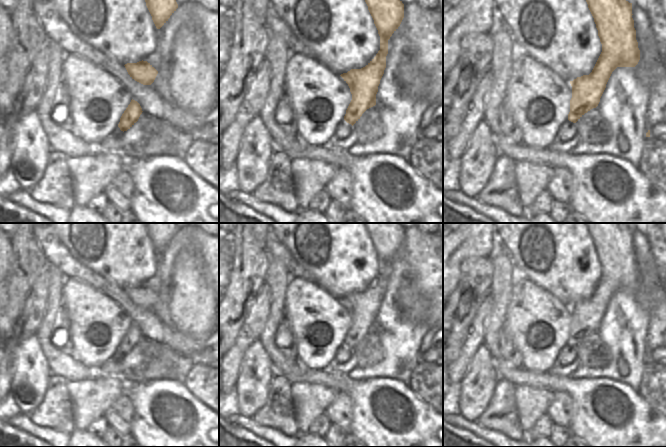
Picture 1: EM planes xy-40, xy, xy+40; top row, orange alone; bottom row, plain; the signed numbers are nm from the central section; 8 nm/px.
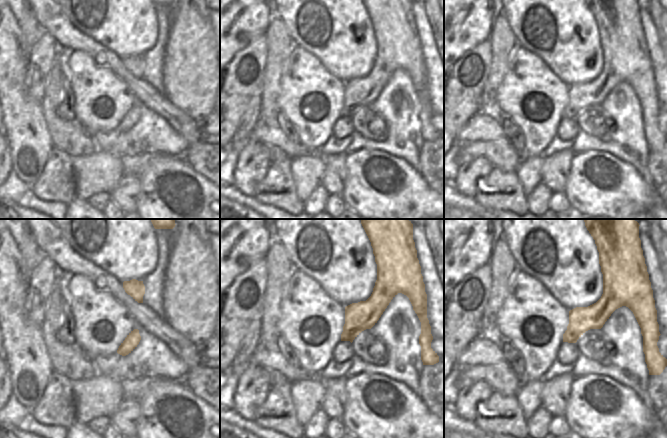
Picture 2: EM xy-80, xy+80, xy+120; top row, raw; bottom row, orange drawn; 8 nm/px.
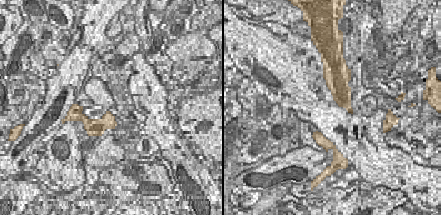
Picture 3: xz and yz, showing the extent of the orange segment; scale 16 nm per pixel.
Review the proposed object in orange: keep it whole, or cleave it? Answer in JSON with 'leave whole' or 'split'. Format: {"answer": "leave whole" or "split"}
{"answer": "leave whole"}

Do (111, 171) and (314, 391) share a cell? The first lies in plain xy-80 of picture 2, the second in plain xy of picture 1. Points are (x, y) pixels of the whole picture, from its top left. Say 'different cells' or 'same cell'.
same cell

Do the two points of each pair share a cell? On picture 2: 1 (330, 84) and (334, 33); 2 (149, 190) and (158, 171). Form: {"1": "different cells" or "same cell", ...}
{"1": "different cells", "2": "same cell"}

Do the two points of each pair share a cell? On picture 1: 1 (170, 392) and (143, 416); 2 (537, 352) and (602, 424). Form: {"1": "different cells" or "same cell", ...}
{"1": "same cell", "2": "different cells"}

